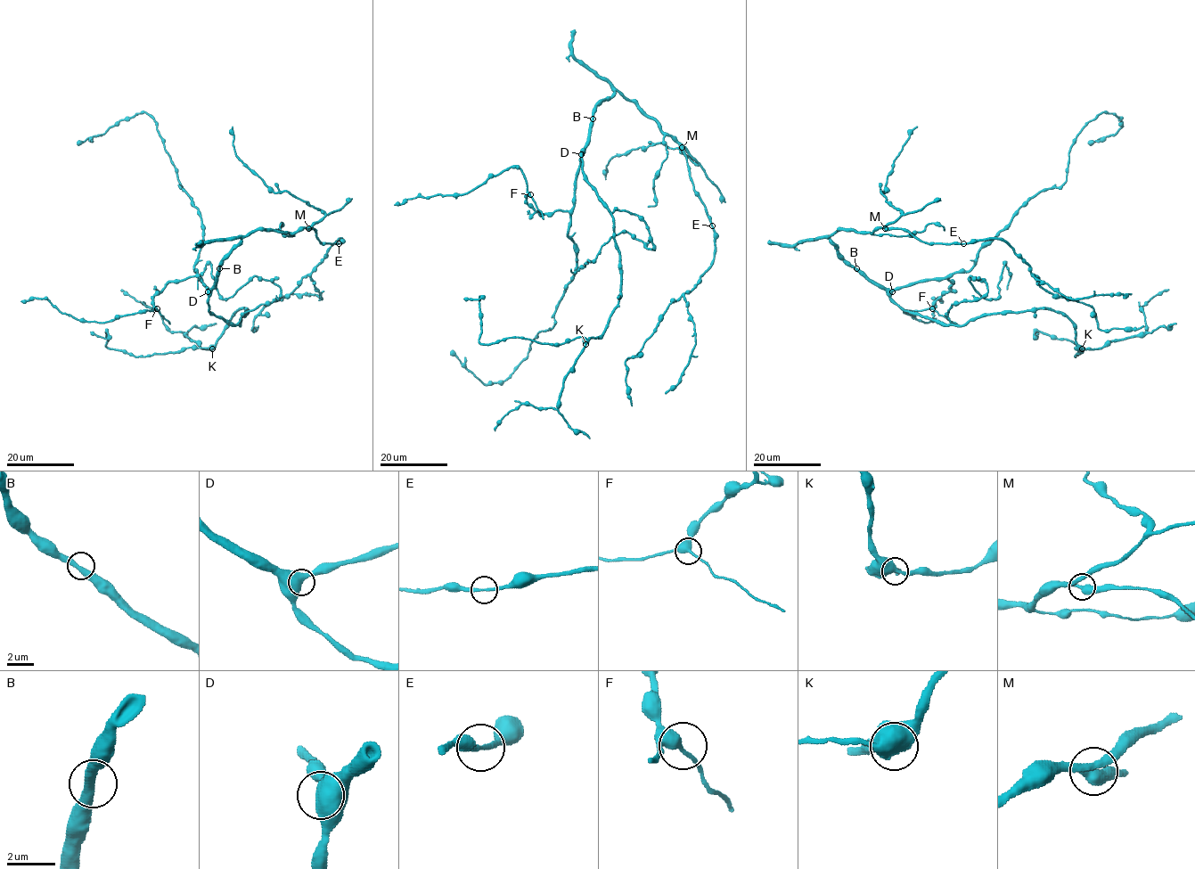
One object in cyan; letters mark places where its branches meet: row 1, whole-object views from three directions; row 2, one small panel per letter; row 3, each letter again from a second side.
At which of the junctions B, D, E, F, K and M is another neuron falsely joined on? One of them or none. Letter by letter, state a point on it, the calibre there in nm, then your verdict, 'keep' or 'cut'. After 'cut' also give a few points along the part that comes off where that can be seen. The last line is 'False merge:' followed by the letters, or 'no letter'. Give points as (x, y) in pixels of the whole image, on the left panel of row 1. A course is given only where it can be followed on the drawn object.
B: place (219, 268); calibre 400 nm; keep
D: place (208, 291); calibre 550 nm; keep
E: place (339, 243); calibre 200 nm; keep
F: place (157, 308); calibre 440 nm; keep
K: place (212, 348); calibre 440 nm; keep
M: place (308, 228); calibre 400 nm; keep
False merge: no letter

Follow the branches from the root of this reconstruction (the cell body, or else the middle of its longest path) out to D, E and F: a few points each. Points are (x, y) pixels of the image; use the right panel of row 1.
D: (855, 269), (892, 291)
E: (855, 269), (828, 238), (838, 230), (873, 233), (879, 228), (899, 228), (928, 243), (963, 243)
F: (855, 269), (889, 289), (948, 276), (953, 284), (935, 302), (932, 308)

